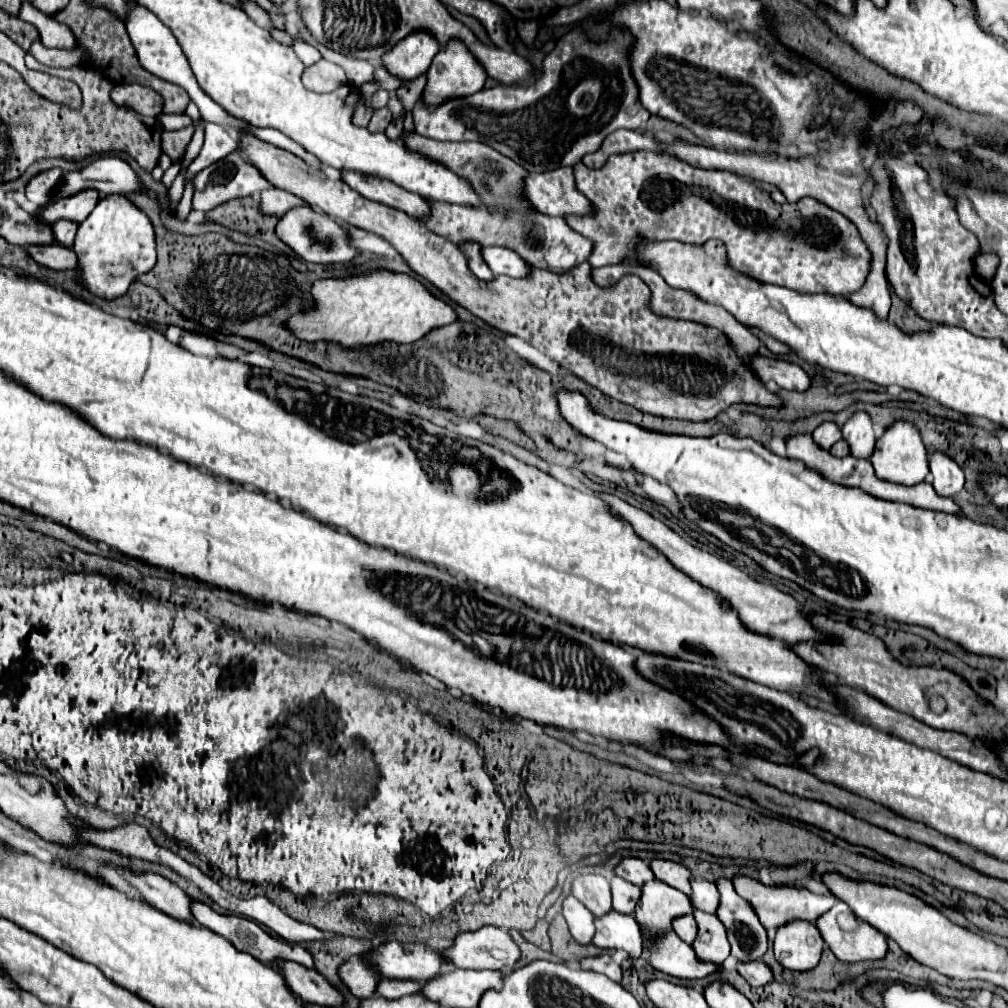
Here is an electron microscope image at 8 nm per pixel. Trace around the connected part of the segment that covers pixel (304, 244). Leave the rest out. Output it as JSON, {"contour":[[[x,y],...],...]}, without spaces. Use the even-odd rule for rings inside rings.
{"contour":[[[297,206],[297,208],[287,210],[279,218],[275,232],[281,238],[281,242],[285,242],[295,252],[295,256],[305,260],[305,262],[313,262],[313,264],[347,264],[359,254],[357,248],[349,240],[349,230],[343,224],[339,224],[337,220],[333,220],[331,216],[327,216],[319,208]]]}

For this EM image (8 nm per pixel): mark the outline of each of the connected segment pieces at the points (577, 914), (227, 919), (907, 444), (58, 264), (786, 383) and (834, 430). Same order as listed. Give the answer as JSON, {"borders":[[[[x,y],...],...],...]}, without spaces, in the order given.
{"borders":[[[[567,896],[563,902],[563,916],[569,924],[569,930],[571,930],[571,936],[575,938],[575,942],[581,946],[591,944],[591,940],[595,936],[593,914],[587,912],[587,908],[579,900],[575,900],[573,896]]],[[[193,902],[191,908],[193,908],[193,914],[195,914],[195,918],[199,920],[201,926],[205,926],[205,928],[209,928],[211,932],[215,932],[215,934],[223,936],[225,940],[229,940],[239,952],[247,952],[247,954],[255,956],[259,962],[263,962],[263,964],[267,964],[267,966],[271,966],[271,968],[275,968],[279,960],[285,960],[285,962],[289,960],[289,962],[297,962],[297,964],[301,964],[301,966],[305,966],[305,968],[315,968],[313,956],[311,956],[301,944],[287,944],[287,942],[283,942],[283,940],[271,938],[271,936],[269,936],[261,926],[257,926],[255,922],[251,922],[251,920],[247,920],[247,918],[241,918],[241,916],[223,916],[223,914],[217,914],[217,912],[213,912],[207,904],[201,904],[201,902]]],[[[897,420],[879,440],[875,446],[875,452],[871,456],[871,464],[875,468],[875,474],[887,482],[895,482],[895,484],[903,484],[903,486],[915,486],[925,482],[927,474],[929,474],[929,462],[927,462],[927,450],[921,442],[919,430],[915,428],[915,424],[905,422],[905,420]]],[[[51,244],[51,246],[31,246],[25,250],[37,264],[51,270],[71,270],[77,266],[77,256],[71,248]]],[[[755,356],[751,362],[751,368],[763,382],[773,382],[783,390],[805,392],[811,386],[811,378],[805,374],[805,370],[791,362]]],[[[825,422],[813,432],[813,438],[815,438],[815,444],[819,444],[819,448],[829,450],[841,438],[841,430],[833,422]]]]}

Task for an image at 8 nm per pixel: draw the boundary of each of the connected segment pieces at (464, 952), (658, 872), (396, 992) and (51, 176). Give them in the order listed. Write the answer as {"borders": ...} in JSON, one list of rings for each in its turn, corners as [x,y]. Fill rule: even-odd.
{"borders":[[[[483,926],[475,932],[459,934],[453,948],[443,952],[443,956],[455,968],[501,970],[513,968],[513,964],[521,958],[521,950],[513,942],[509,930]]],[[[653,860],[651,870],[657,876],[657,880],[665,882],[671,888],[681,890],[691,898],[691,872],[677,862],[667,862],[667,860]]],[[[385,978],[379,982],[377,992],[387,998],[387,1000],[395,1000],[407,994],[419,994],[423,988],[423,982],[417,980],[397,980],[397,978]]],[[[51,168],[47,172],[41,172],[27,184],[25,194],[35,206],[39,206],[39,204],[43,204],[43,200],[49,200],[55,194],[59,180],[63,180],[63,172],[59,168]]]]}

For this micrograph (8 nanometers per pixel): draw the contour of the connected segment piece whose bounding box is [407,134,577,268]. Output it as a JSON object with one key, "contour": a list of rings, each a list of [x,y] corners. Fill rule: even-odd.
{"contour":[[[419,134],[407,136],[407,144],[409,144],[407,148],[415,148],[417,152],[423,152],[423,156],[431,156],[431,160],[439,160],[439,164],[447,164],[447,168],[459,172],[459,176],[467,176],[475,192],[479,192],[483,206],[489,208],[489,210],[461,208],[459,204],[443,204],[437,200],[427,200],[433,208],[427,212],[427,216],[419,218],[419,222],[431,232],[445,236],[457,246],[463,242],[477,242],[481,246],[511,248],[529,266],[535,268],[547,268],[543,254],[553,244],[563,242],[569,250],[577,250],[571,244],[571,234],[575,236],[575,232],[565,224],[563,218],[543,216],[543,212],[535,212],[535,208],[527,204],[527,198],[521,196],[527,170],[515,164],[511,158],[501,156],[495,148],[481,142],[437,142]]]}

